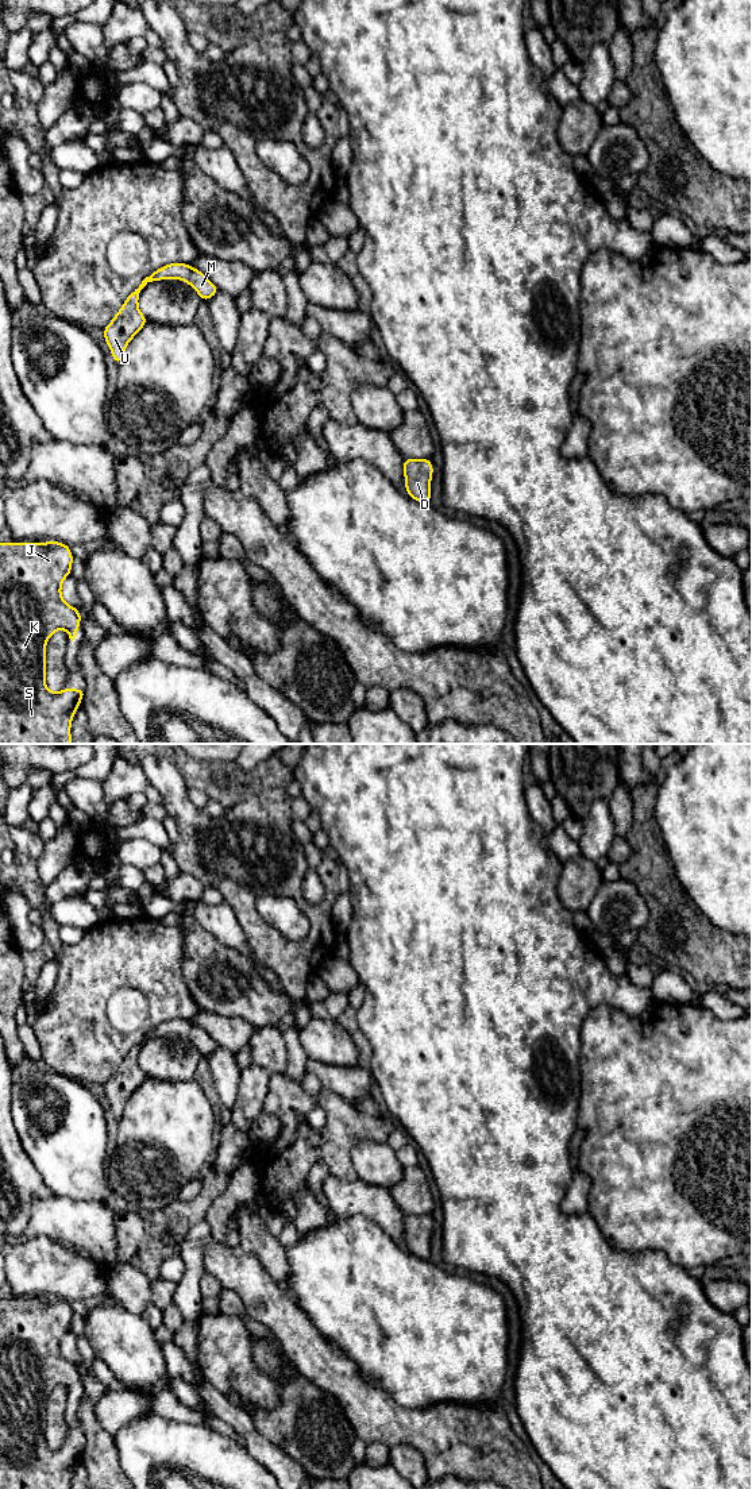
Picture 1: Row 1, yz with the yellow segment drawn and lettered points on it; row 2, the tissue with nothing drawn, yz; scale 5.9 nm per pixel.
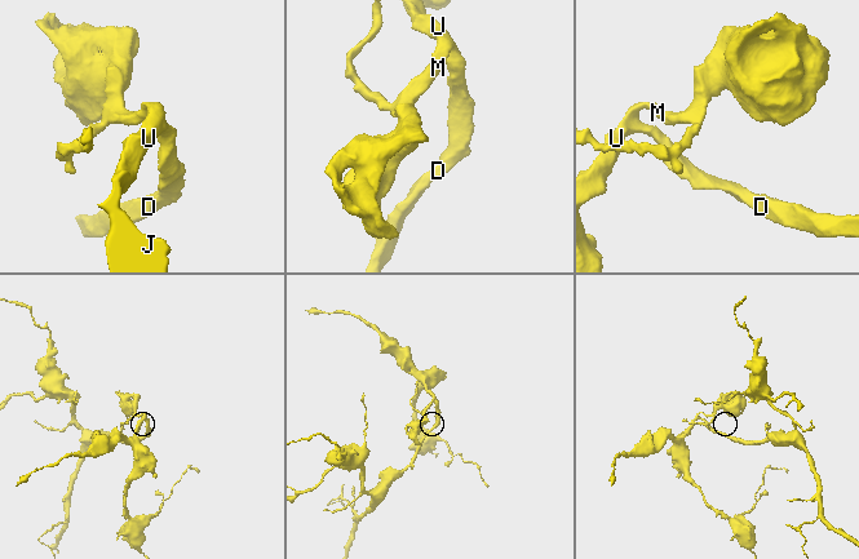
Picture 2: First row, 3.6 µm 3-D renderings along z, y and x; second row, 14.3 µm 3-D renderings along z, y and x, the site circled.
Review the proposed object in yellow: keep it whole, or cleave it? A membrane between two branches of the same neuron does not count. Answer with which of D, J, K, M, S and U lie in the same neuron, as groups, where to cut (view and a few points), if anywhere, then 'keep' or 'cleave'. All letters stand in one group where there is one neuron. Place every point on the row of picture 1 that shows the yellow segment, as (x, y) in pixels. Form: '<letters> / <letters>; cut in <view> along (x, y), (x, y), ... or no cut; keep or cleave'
D J K M S U; no cut; keep

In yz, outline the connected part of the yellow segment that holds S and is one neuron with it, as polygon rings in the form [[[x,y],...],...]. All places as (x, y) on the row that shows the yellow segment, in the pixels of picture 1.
[[[0,543],[0,744],[72,744],[70,724],[76,710],[80,707],[80,699],[85,697],[85,690],[63,688],[59,693],[51,693],[45,683],[46,672],[46,641],[58,629],[66,629],[73,641],[80,628],[81,613],[69,606],[61,597],[61,585],[70,575],[73,555],[69,545],[49,543]]]

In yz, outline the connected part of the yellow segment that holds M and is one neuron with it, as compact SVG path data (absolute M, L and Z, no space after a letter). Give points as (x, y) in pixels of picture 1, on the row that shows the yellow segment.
M170 263L146 277L139 288L127 297L113 320L104 328L104 337L116 364L120 364L130 340L149 321L138 308L140 290L151 281L169 278L188 282L204 301L209 300L219 292L219 289L201 271L193 269L190 265Z

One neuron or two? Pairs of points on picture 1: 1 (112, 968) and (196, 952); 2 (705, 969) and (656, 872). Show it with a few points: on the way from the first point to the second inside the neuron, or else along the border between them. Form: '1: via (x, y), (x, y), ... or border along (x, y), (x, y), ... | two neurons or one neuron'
1: border along (177, 924), (184, 932), (182, 978), (186, 986) | two neurons
2: via (694, 945), (675, 926), (666, 897) | one neuron

